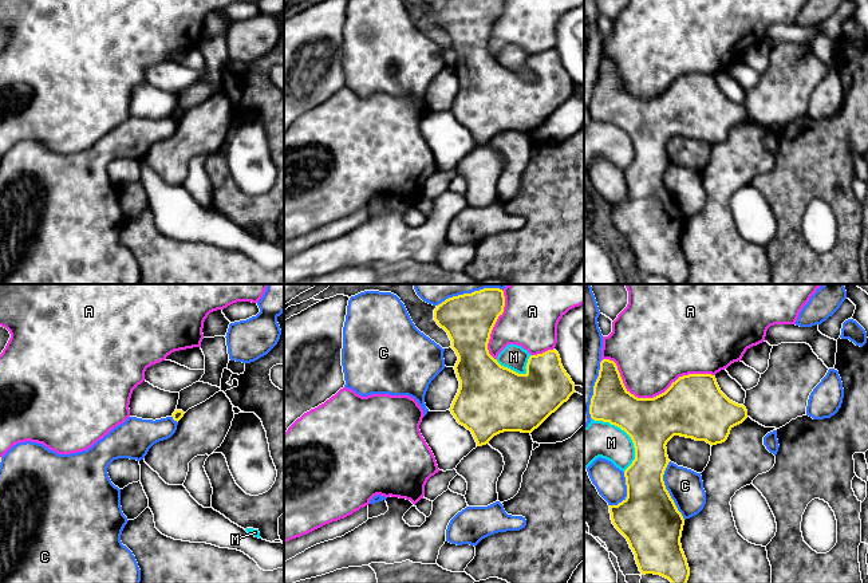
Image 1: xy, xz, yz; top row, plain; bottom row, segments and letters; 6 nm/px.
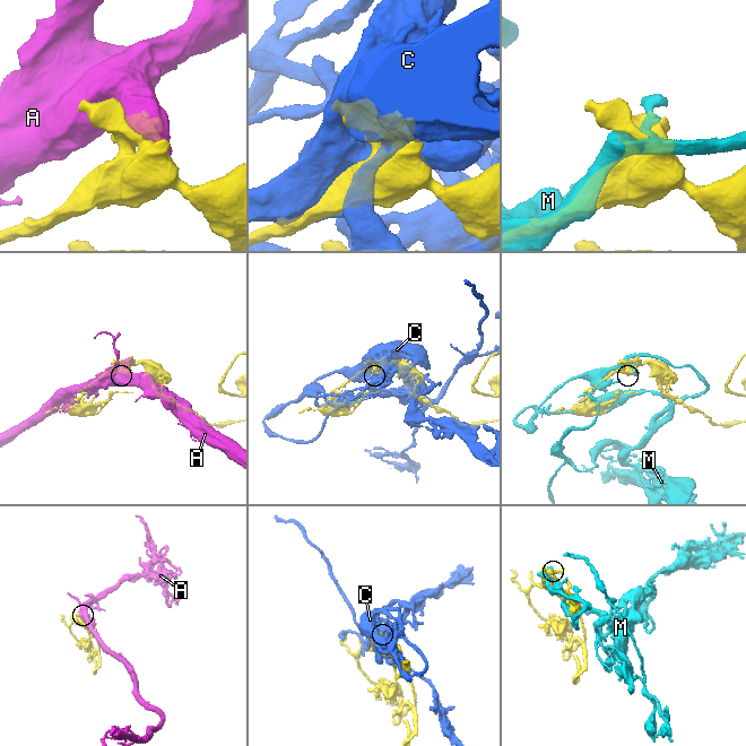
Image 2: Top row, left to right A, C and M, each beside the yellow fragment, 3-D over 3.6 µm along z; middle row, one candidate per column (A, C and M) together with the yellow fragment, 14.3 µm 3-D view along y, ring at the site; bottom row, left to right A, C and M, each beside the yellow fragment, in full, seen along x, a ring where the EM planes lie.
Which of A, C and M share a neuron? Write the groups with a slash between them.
A / C / M

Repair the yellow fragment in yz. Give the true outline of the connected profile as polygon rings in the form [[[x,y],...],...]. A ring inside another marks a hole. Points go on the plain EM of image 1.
[[[806,43],[773,46],[768,70],[761,74],[755,87],[746,90],[745,103],[738,105],[721,91],[711,74],[683,75],[664,92],[654,98],[638,98],[626,88],[613,60],[603,59],[600,62],[589,114],[595,121],[609,122],[620,127],[634,142],[635,159],[624,170],[627,197],[618,205],[609,205],[609,213],[615,228],[627,239],[642,275],[660,275],[672,284],[686,284],[690,276],[680,244],[684,218],[663,181],[670,162],[667,142],[674,135],[680,135],[706,141],[711,146],[722,143],[727,139],[730,130],[747,117],[765,127],[780,129],[792,119],[806,114],[809,95],[828,70]]]

